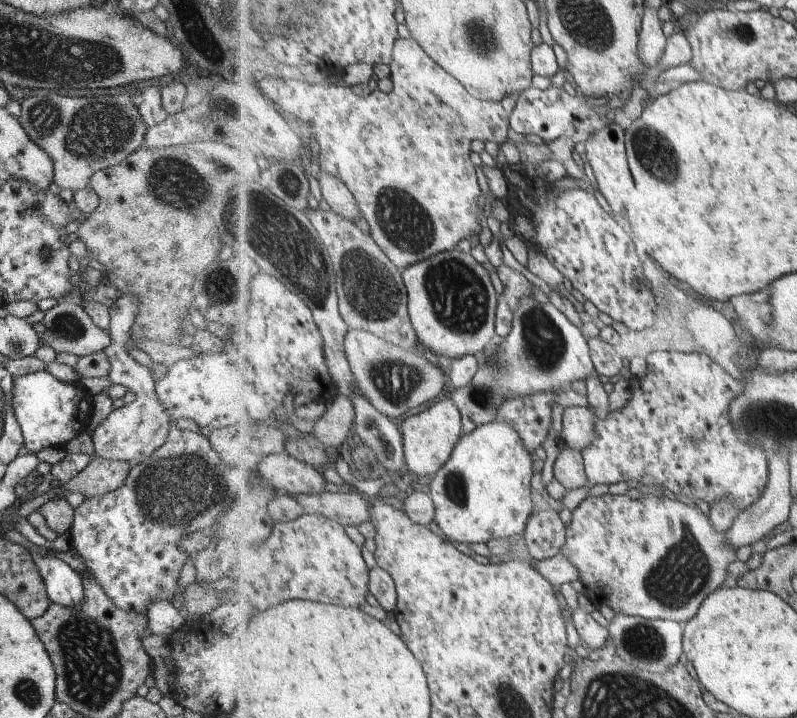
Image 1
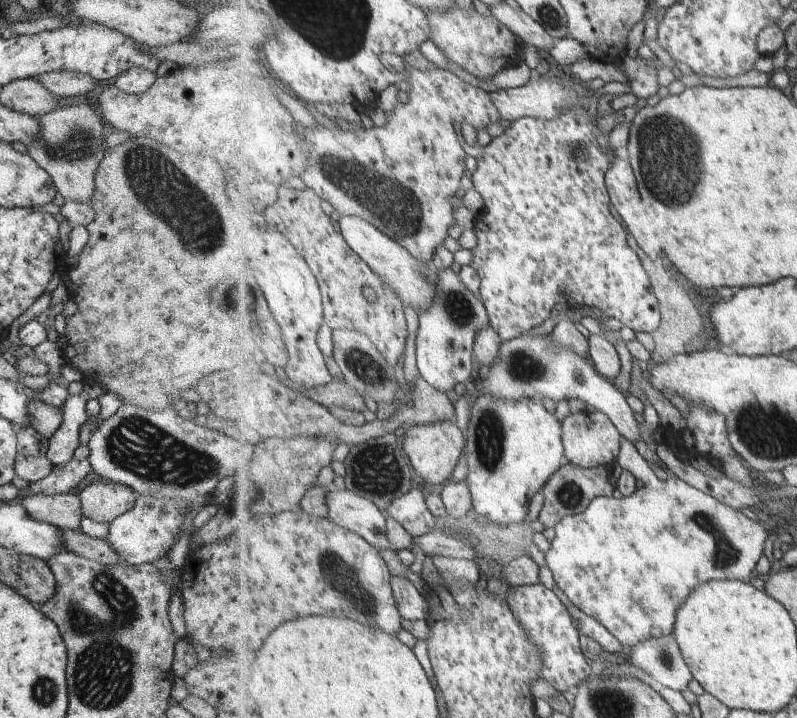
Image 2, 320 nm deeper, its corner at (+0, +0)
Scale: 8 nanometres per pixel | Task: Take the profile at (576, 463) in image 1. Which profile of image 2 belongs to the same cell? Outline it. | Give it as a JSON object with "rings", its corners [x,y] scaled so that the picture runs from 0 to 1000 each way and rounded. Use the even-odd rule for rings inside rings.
{"rings":[[[719,646],[706,648],[703,655],[693,662],[684,674],[681,689],[684,694],[681,709],[675,724],[688,735],[699,733],[709,719],[729,716],[737,705],[754,691],[769,691],[769,674],[767,674],[767,649],[726,650]]]}

